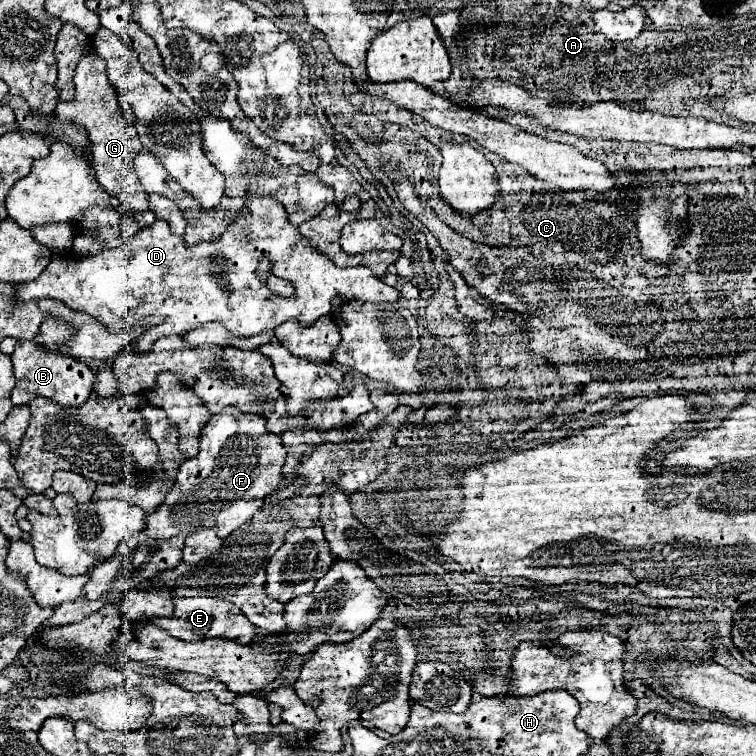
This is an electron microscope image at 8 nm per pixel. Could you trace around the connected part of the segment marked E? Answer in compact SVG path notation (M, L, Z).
M175 597L175 613L173 617L155 617L149 625L157 625L159 629L165 629L171 633L171 637L181 639L181 641L203 641L221 635L223 639L235 639L243 645L257 641L255 625L247 621L247 617L231 605L231 601L225 599L213 599L213 597Z

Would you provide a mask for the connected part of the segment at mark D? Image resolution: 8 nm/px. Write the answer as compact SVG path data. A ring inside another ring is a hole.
M253 197L243 201L243 209L237 213L235 221L215 239L215 241L201 241L195 245L187 245L183 237L171 233L167 221L157 219L153 225L141 229L135 237L125 241L117 249L107 249L97 255L89 255L83 259L53 259L47 269L29 283L17 285L17 299L31 301L31 299L59 299L75 311L87 311L95 319L107 325L109 331L119 333L131 329L143 317L153 315L159 317L161 323L157 327L147 329L137 339L137 349L147 351L155 339L163 335L185 335L187 331L201 327L211 321L219 321L231 331L235 337L251 337L261 331L273 331L277 325L289 319L297 319L299 325L307 327L313 325L319 317L331 313L345 301L359 299L359 301L399 301L397 289L383 283L377 275L373 275L367 267L357 265L349 269L337 267L327 255L317 253L319 249L311 247L311 243L299 233L297 225L291 225L283 205L273 197ZM261 259L271 263L271 275L289 281L295 291L291 297L277 297L267 287L265 279L255 275L257 265Z

